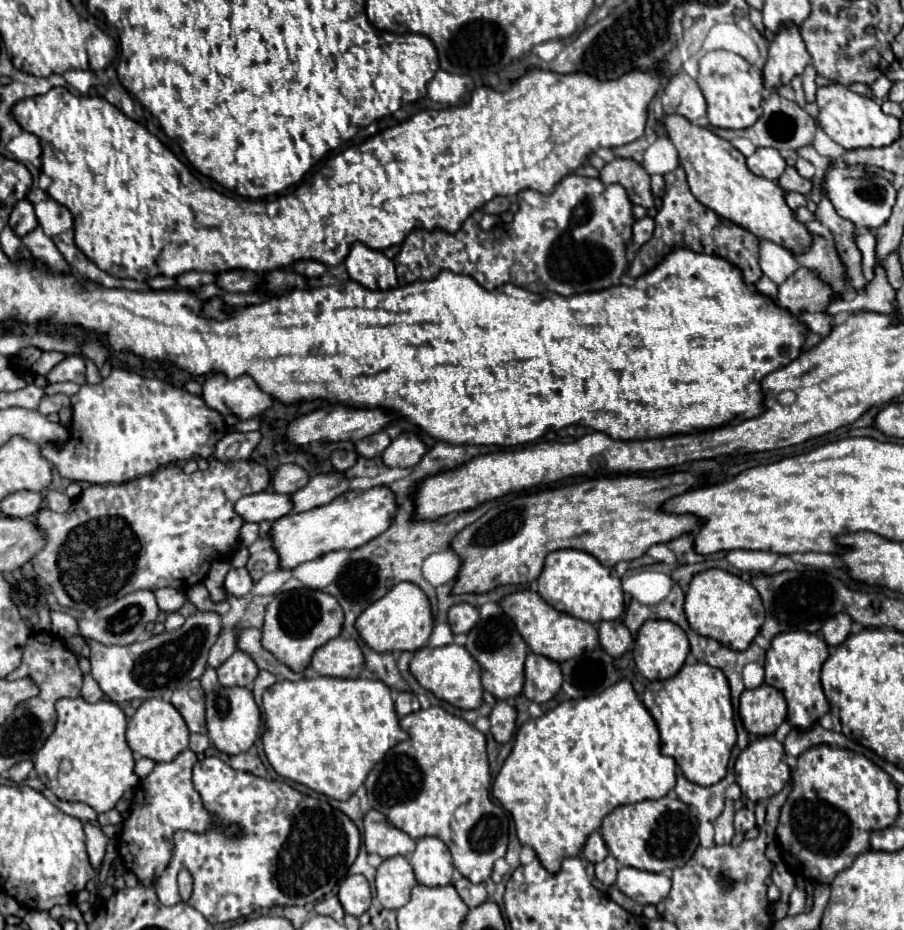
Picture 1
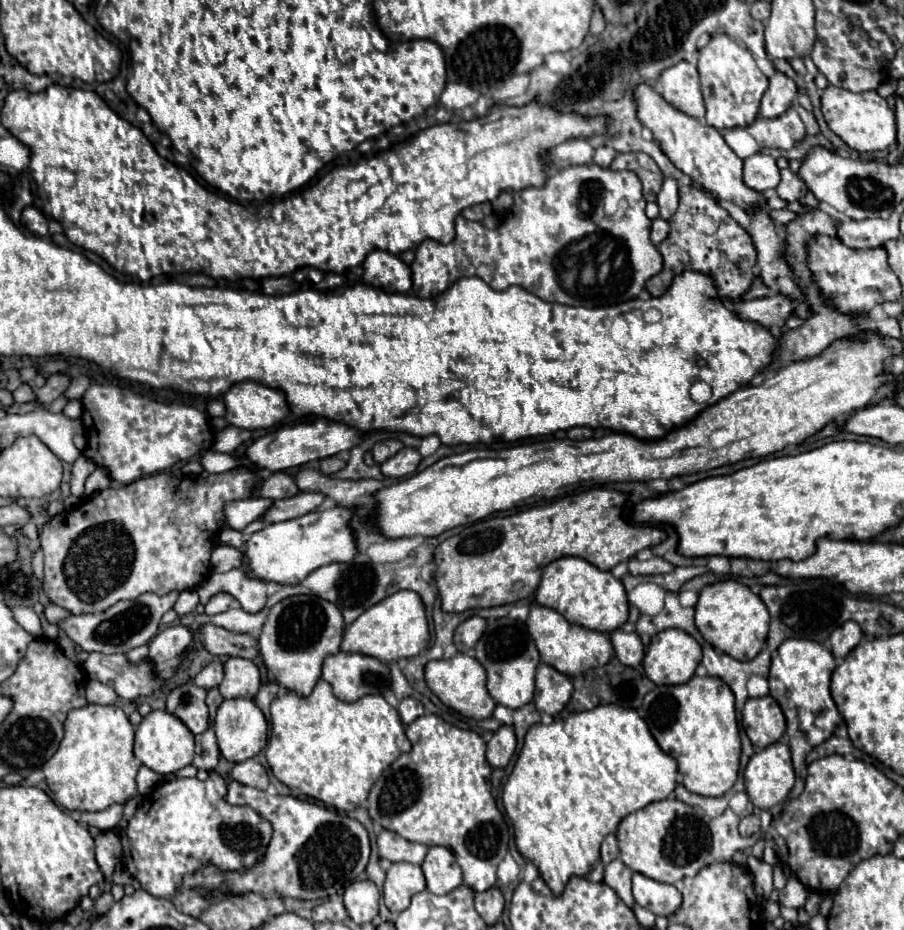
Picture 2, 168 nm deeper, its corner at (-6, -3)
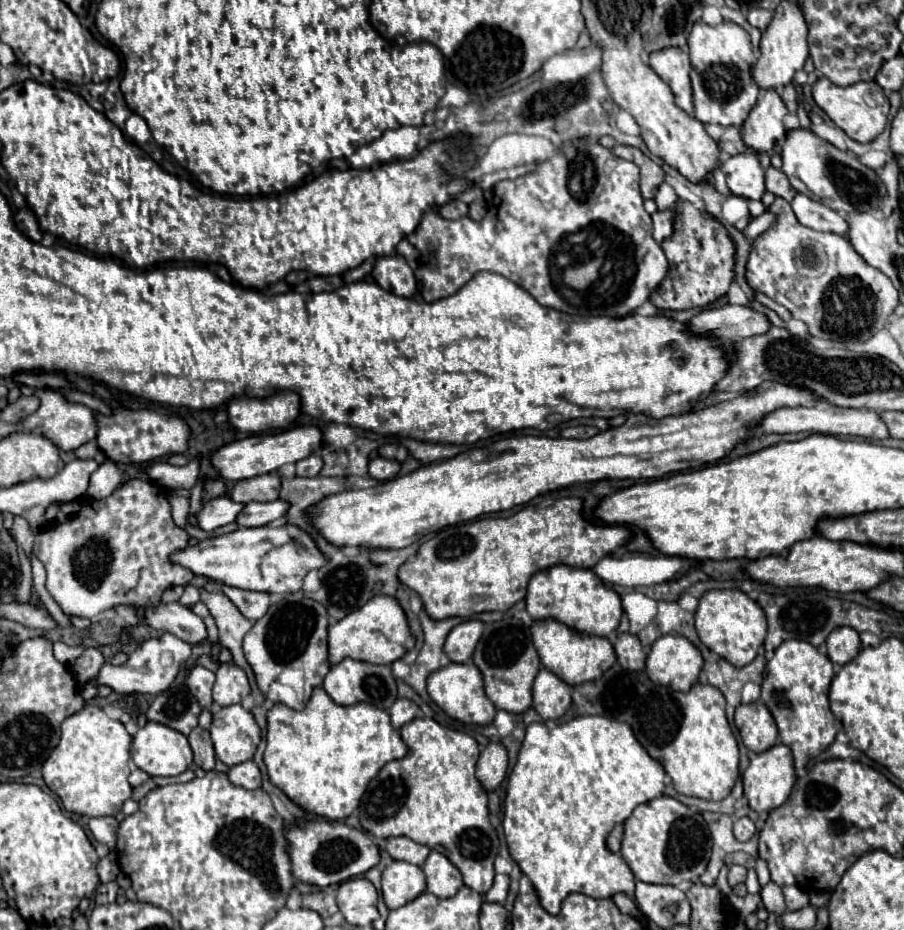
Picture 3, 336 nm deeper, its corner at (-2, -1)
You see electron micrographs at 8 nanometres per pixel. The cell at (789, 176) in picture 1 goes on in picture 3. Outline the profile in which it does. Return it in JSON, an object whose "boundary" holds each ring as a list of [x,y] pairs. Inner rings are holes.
{"boundary":[[[769,168],[765,172],[765,186],[767,186],[769,192],[773,192],[775,196],[779,196],[779,198],[783,198],[787,202],[791,202],[795,198],[795,194],[797,194],[779,168]]]}

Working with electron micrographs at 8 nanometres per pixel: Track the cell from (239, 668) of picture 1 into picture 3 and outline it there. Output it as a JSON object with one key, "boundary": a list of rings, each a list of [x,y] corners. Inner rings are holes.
{"boundary":[[[221,662],[213,686],[213,702],[219,706],[239,704],[251,692],[245,672],[231,662]]]}

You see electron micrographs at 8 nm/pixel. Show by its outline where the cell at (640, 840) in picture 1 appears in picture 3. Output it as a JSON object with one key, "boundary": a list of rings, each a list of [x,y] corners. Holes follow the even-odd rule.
{"boundary":[[[657,796],[651,802],[639,804],[625,820],[621,856],[637,880],[677,886],[705,872],[711,856],[711,834],[699,812],[693,812],[675,798]]]}

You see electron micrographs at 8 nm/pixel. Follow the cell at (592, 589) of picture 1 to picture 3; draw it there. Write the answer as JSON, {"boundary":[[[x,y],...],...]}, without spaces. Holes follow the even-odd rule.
{"boundary":[[[555,564],[551,568],[545,568],[537,572],[527,588],[527,612],[533,620],[541,618],[557,618],[559,622],[565,622],[569,628],[593,634],[593,636],[607,636],[609,632],[617,630],[623,606],[621,596],[607,588],[593,570],[585,568],[573,568],[567,564]]]}

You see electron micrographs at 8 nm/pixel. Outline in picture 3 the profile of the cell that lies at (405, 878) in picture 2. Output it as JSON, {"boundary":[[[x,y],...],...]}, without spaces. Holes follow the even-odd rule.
{"boundary":[[[391,862],[383,870],[381,892],[387,908],[401,908],[403,904],[425,892],[425,874],[415,864]]]}

